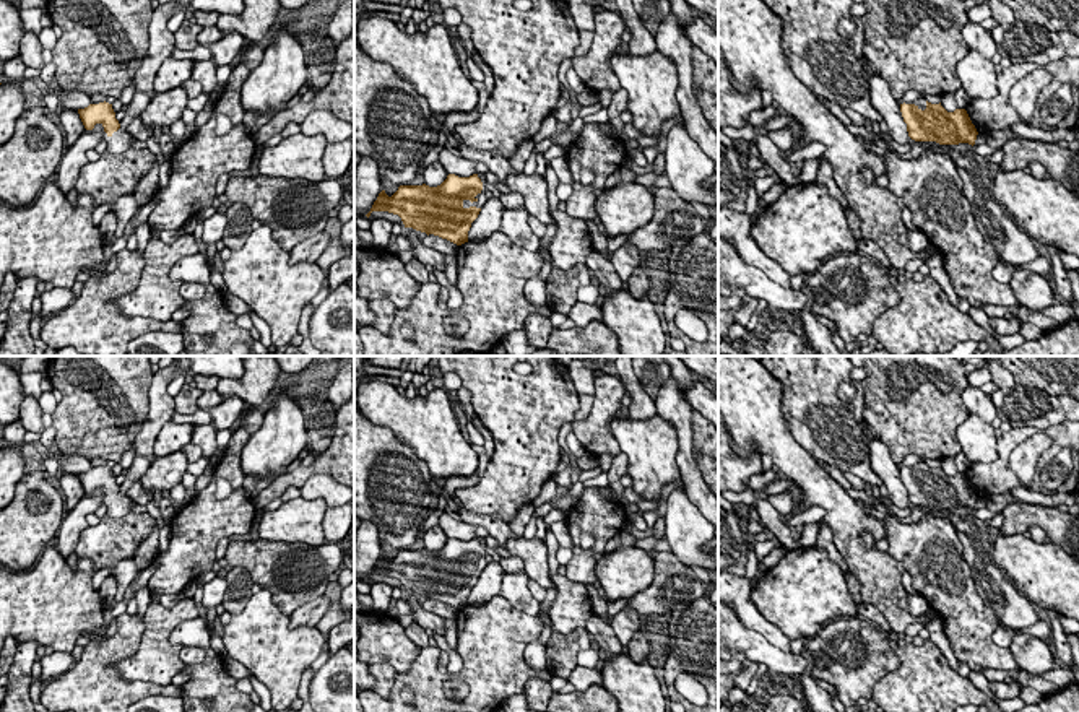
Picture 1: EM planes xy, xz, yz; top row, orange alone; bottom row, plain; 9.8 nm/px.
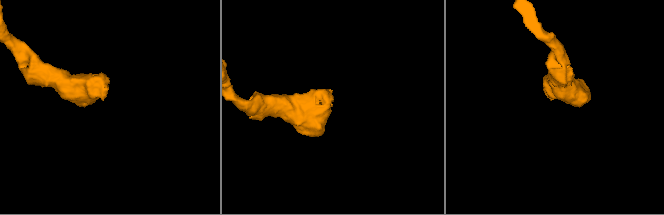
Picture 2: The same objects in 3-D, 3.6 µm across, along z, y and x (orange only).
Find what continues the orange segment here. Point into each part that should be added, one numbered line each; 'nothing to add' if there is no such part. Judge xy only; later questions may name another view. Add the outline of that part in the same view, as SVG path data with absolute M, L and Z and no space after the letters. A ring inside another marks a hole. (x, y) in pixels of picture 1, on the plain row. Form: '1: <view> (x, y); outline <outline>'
1: xy (121, 504); outline M119 493L110 501L104 496L102 504L107 509L107 517L122 517L132 510L135 501Z

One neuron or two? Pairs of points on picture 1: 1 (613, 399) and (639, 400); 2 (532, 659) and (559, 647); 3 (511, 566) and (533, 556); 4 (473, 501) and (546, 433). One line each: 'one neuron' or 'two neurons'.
1: two neurons
2: two neurons
3: two neurons
4: one neuron

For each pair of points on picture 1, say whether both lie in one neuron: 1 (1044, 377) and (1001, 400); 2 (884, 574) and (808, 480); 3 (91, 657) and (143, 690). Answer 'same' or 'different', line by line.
1: different
2: same
3: same

